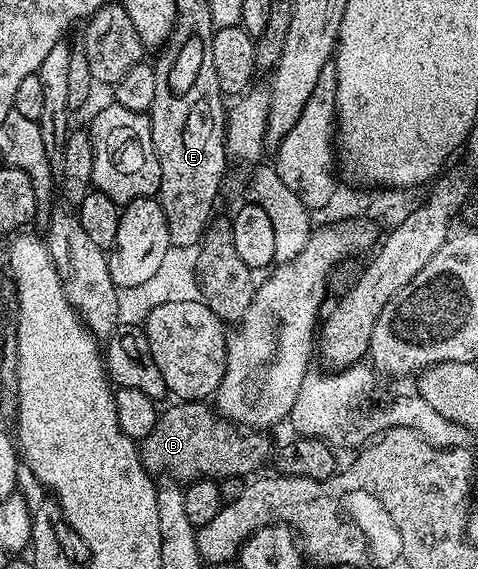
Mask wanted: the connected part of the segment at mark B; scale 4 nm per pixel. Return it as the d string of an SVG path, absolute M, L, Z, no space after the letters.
M179 400L174 404L176 406L160 413L159 419L153 424L153 432L149 432L149 436L138 443L139 458L148 474L168 474L171 477L168 479L186 484L196 482L199 478L222 480L251 476L262 471L266 462L268 465L273 454L273 445L263 435L266 433L255 428L240 428L206 401Z

